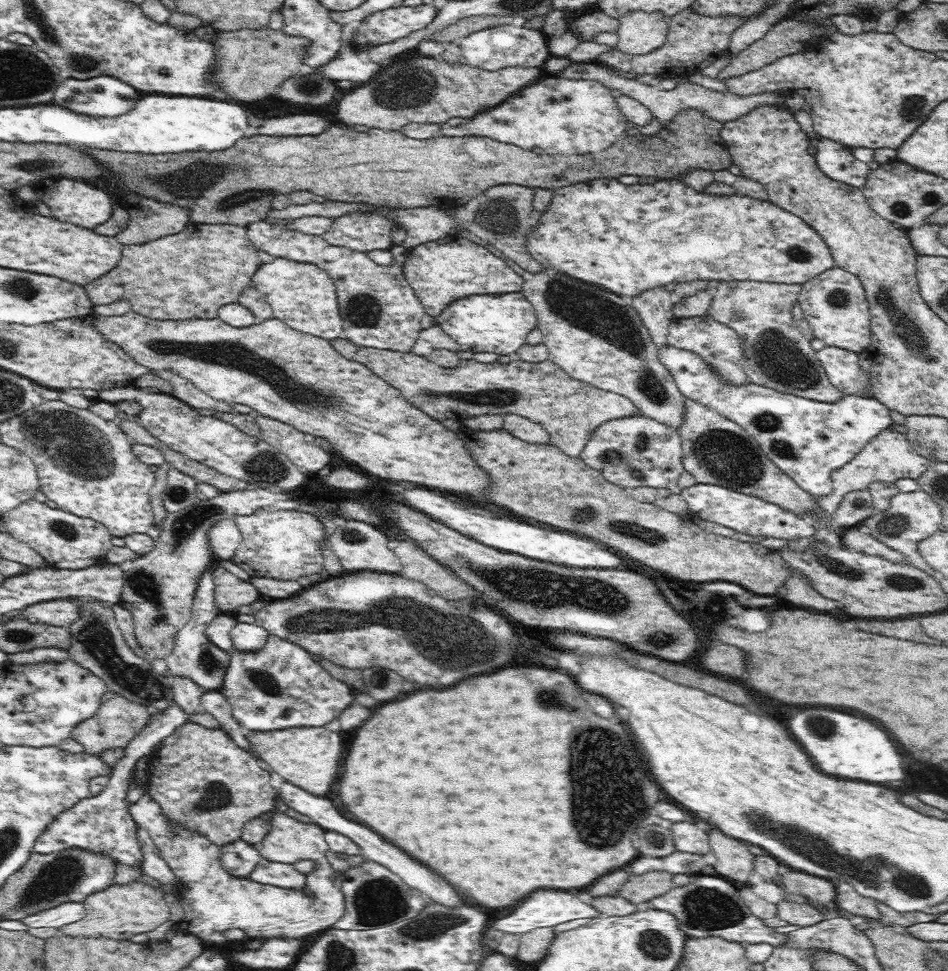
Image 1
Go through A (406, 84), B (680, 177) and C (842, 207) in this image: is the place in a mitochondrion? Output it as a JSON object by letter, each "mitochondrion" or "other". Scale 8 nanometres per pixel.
{"A":"mitochondrion","B":"other","C":"other"}

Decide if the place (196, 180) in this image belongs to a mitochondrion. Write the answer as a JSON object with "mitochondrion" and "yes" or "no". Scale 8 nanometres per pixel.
{"mitochondrion":"yes"}

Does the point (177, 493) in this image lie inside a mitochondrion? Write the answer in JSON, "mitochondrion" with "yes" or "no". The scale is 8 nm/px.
{"mitochondrion":"yes"}

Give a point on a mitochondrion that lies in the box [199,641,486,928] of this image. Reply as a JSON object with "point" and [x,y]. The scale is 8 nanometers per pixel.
{"point":[379,899]}

